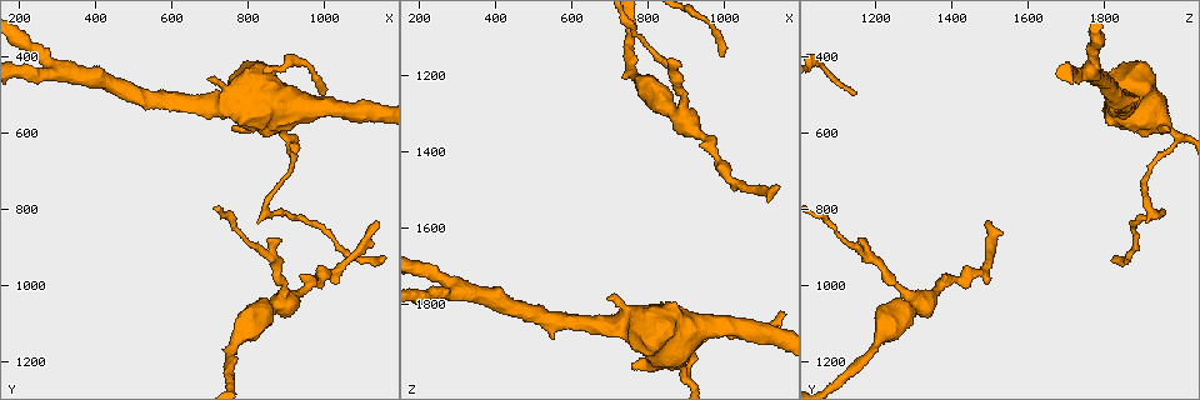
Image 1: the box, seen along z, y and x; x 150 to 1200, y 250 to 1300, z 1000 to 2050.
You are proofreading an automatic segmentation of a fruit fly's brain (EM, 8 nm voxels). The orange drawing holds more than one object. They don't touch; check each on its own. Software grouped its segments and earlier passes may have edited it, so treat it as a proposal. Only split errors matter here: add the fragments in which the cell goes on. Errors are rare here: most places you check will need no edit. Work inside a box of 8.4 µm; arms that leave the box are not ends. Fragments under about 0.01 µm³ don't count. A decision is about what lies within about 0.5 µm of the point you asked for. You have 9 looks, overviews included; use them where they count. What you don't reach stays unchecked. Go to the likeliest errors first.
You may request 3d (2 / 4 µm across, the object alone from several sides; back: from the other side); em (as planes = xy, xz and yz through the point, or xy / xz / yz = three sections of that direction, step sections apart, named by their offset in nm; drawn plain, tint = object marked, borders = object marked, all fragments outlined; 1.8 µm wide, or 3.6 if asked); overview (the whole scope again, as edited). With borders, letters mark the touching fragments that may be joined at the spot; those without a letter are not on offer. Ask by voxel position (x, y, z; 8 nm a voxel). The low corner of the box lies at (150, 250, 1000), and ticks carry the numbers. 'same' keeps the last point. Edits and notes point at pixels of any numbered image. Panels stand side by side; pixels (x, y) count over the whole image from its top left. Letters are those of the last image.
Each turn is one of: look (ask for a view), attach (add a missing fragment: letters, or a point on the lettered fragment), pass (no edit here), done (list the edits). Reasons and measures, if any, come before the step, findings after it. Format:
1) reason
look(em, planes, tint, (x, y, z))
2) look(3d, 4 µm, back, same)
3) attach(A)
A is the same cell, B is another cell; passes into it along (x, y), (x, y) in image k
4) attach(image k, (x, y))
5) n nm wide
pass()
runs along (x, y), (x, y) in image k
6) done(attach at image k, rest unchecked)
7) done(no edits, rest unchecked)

long arm stops here
look(3d, 2 µm, (1140, 830, 1495))

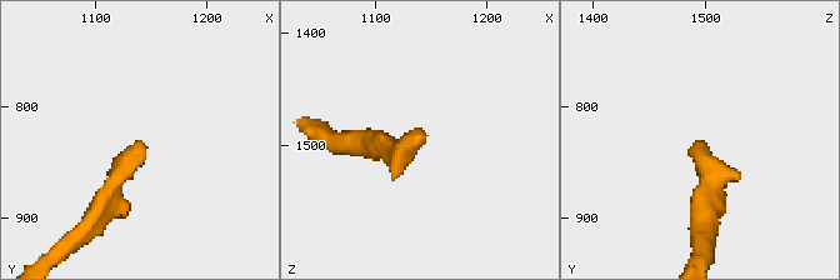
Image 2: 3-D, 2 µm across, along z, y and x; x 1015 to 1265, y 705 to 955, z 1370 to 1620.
look(em, yz, step 16, tint, (1138, 828, 1494))

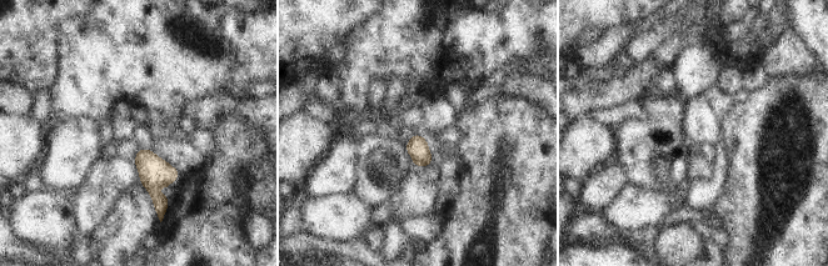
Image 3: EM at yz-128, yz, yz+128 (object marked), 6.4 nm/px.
cut it another way
look(em, planes, borders, same)

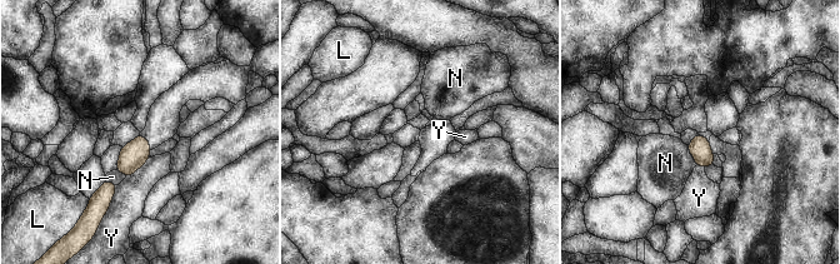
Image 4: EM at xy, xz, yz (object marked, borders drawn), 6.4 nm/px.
130 nm wide
pass()
L, N and Y are other cells; border along (686, 145), (696, 164) in image 4; none of them fits

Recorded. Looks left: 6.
thin end
look(em, xy, step 16, borders, (890, 885, 1170))

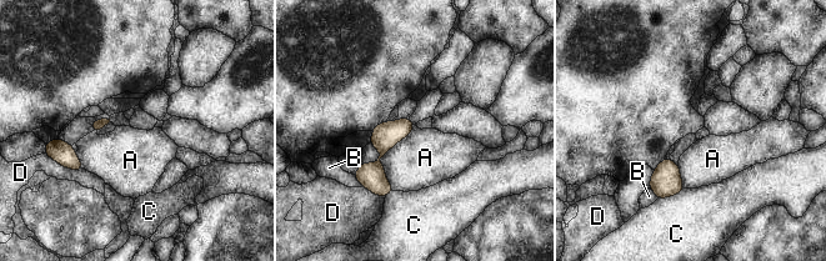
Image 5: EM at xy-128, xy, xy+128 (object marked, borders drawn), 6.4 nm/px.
140 nm wide
pass()
A, B, C and D are other cells; runs along (406, 121), (383, 145), (368, 185) in image 5; none of them fits

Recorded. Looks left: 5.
thick turns thin
look(em, 3.6 µm, planes, plain, (895, 600, 1990))

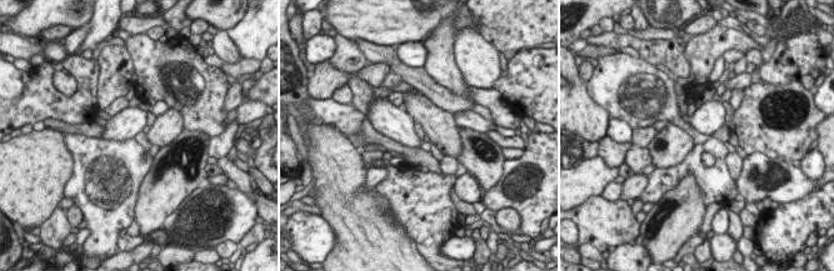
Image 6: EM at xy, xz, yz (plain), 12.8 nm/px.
see the neighbours
look(em, 3.6 µm, planes, borders, same)

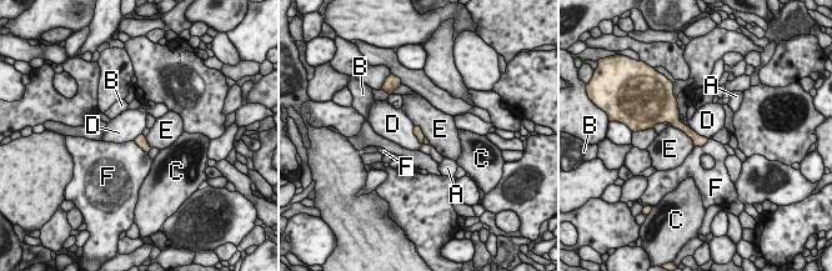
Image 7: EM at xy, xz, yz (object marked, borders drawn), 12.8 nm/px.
pass()
A, B, C, D, E and F are other cells; runs along (671, 114), (703, 140) in image 7; no lettered fragment goes on from it

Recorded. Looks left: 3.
free end
look(3d, 4 µm, (700, 460, 1790))

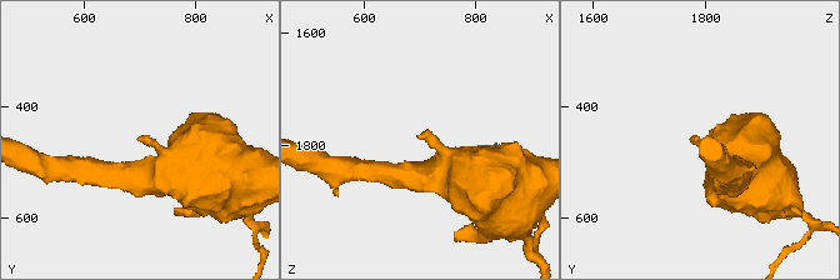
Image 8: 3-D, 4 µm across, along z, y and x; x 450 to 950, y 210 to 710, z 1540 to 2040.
now the EM
look(em, planes, borders, (705, 455, 1785))

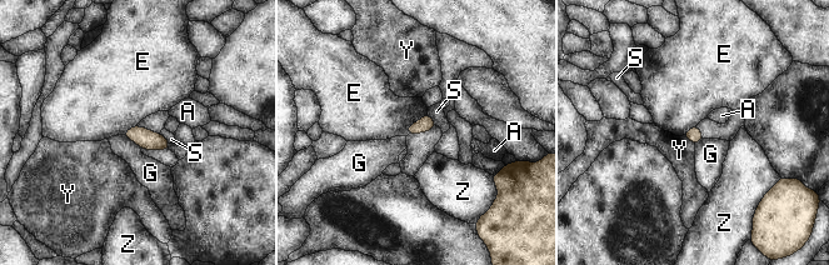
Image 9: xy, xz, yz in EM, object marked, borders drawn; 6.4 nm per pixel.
pass()
A, E, G, S, Y and Z are other cells; border along (427, 114), (413, 123), (406, 134) in image 9; no lettered fragment goes on from it

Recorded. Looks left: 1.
done(no edits, rest unchecked)

